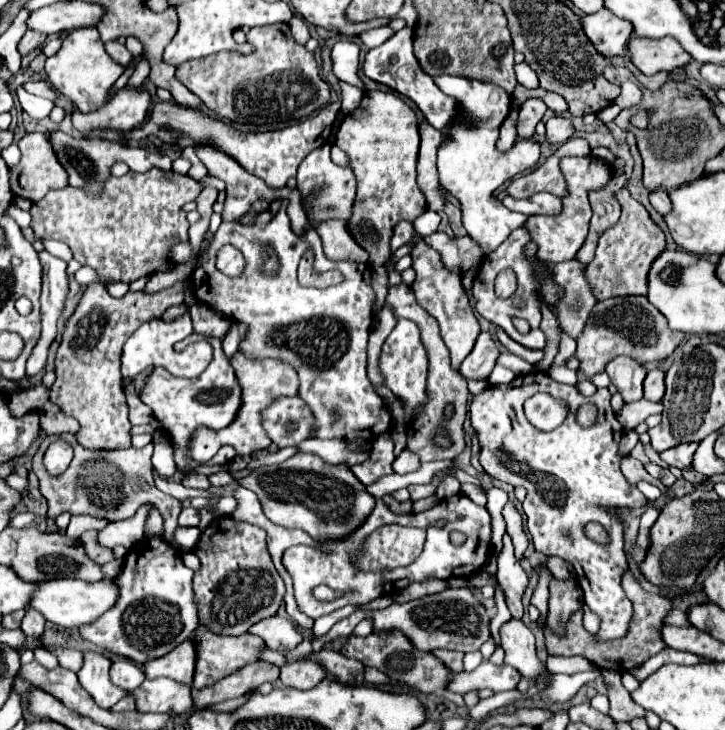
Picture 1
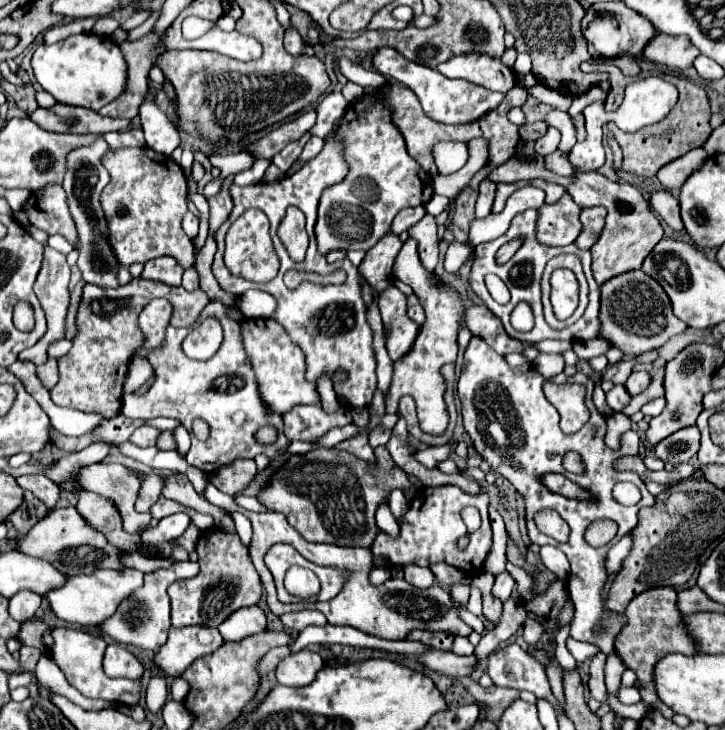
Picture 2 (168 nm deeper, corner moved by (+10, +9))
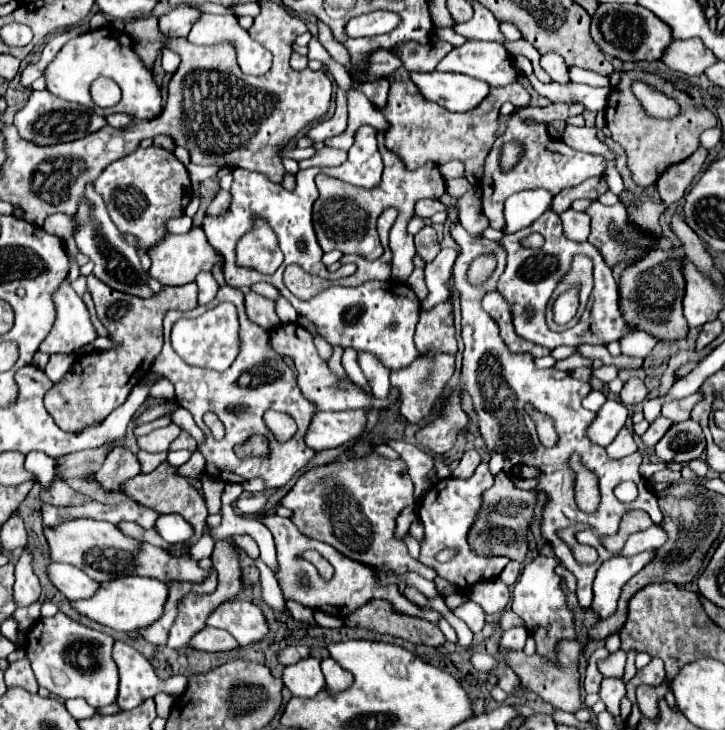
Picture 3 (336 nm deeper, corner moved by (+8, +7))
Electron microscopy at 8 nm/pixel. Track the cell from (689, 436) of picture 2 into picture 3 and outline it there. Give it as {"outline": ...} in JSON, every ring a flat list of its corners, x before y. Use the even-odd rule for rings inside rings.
{"outline":[[682,421,674,423,670,431,656,443,656,455,660,461,676,461,688,463,698,459,706,449,706,439,702,427,696,421]]}

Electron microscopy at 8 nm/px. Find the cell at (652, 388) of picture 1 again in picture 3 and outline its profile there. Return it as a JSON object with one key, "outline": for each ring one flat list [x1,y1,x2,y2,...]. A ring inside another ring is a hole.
{"outline":[[630,377,624,383,624,389,620,391,620,401,626,407,636,407,648,397,648,389,640,377]]}

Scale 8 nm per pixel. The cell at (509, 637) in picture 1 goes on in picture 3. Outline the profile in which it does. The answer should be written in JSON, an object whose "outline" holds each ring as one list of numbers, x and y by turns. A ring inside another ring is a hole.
{"outline":[[488,579,488,581,476,583,470,589,468,597,474,603,478,603,484,609,484,613,500,613,510,601,510,591,500,579]]}

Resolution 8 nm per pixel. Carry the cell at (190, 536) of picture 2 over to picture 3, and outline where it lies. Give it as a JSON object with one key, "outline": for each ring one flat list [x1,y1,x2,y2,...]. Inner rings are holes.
{"outline":[[164,461,160,467,156,467,152,473,148,473,148,475,136,475,134,479,130,479,130,481,124,485,124,491,126,491,126,497,132,497,132,499,136,499,138,503,142,503,142,505,146,505,146,507,150,507,150,509,156,509,156,511,160,511,160,513,178,513,178,515,182,515,182,517,192,525,194,535,192,535,188,541,184,541,184,543,180,543,180,545,174,545,172,549,166,549,168,553,178,555,178,557,188,555,190,547,192,547,194,543,198,543,198,539,202,537,202,533,204,533,204,529,206,529,206,517,208,517,206,499,200,497,200,493,188,483,186,477,178,477,178,475,176,475,176,469,170,467,166,461]]}

